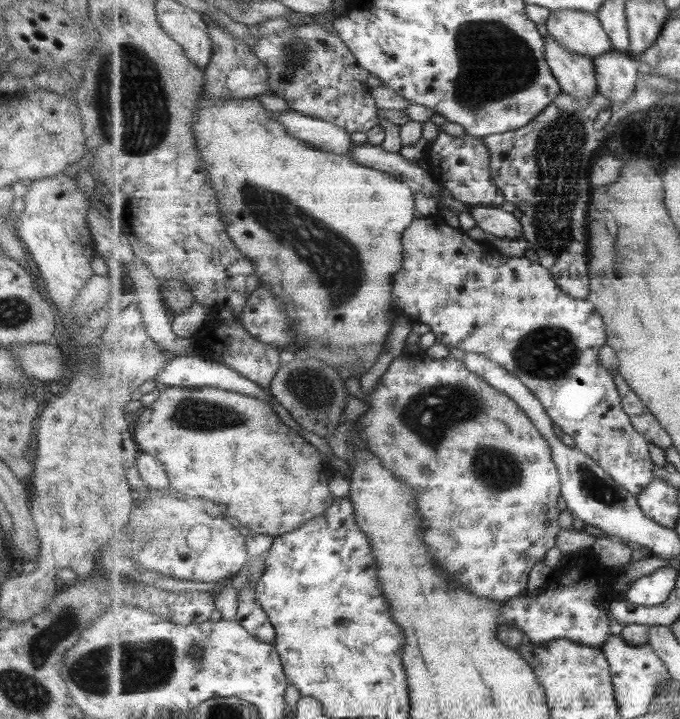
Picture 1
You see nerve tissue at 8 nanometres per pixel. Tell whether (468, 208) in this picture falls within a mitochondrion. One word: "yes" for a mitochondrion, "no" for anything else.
no

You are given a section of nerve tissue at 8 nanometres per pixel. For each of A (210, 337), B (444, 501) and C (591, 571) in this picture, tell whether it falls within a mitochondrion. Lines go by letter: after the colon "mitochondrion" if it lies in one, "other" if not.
A: other
B: other
C: other

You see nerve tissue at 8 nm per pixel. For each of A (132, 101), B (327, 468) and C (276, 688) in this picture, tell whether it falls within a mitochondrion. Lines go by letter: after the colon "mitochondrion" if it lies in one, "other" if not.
A: mitochondrion
B: other
C: other

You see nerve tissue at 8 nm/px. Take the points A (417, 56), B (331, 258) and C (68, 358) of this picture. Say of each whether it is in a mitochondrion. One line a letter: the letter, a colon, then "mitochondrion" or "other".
A: other
B: mitochondrion
C: other

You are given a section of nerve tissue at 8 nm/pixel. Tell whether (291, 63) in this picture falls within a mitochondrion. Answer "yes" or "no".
yes

